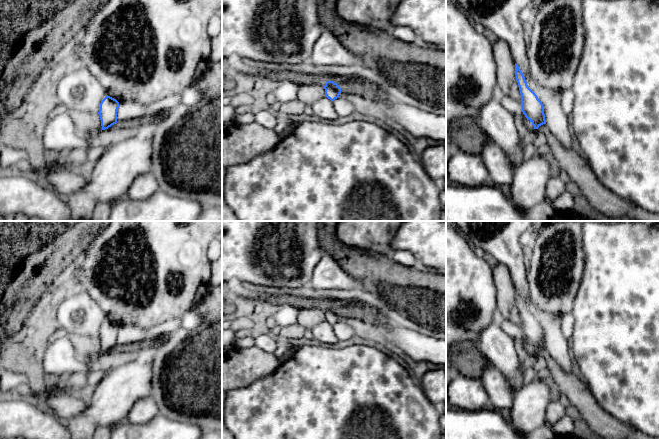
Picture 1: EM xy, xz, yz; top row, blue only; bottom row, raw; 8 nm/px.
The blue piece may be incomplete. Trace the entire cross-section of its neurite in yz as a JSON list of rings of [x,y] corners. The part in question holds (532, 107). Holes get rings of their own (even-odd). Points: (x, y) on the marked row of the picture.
[[[515,63],[515,75],[521,94],[522,112],[534,129],[546,124],[544,108],[537,95],[528,87],[527,82],[519,66]]]

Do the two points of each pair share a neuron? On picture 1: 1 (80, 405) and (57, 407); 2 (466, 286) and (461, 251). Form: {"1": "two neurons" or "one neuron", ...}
{"1": "one neuron", "2": "one neuron"}

